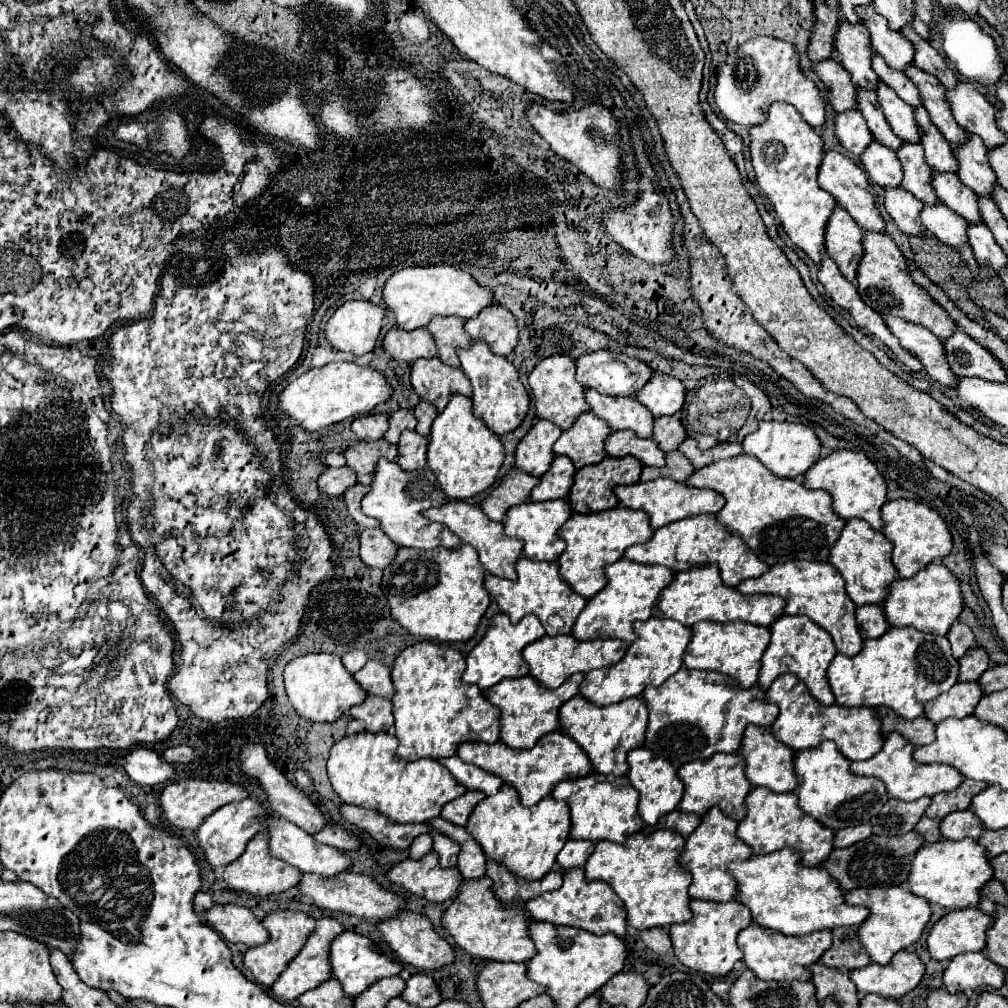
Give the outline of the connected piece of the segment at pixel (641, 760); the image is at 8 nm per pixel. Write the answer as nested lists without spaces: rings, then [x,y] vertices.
[[[634,748],[628,752],[628,758],[626,758],[630,770],[628,770],[628,780],[630,784],[638,790],[640,794],[640,802],[638,802],[638,814],[642,816],[642,820],[650,826],[654,826],[664,814],[672,812],[680,798],[682,798],[682,782],[680,778],[676,776],[676,768],[662,756],[654,756],[650,750],[646,748]]]

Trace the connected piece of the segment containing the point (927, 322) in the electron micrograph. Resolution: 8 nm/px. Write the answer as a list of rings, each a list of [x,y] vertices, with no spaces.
[[[864,232],[862,234],[862,248],[864,248],[864,254],[858,264],[856,282],[858,282],[860,298],[870,308],[874,308],[880,314],[892,314],[892,316],[904,318],[912,324],[924,326],[930,332],[934,332],[940,340],[946,340],[956,330],[956,324],[950,320],[946,310],[940,304],[936,304],[928,296],[926,290],[922,290],[920,286],[916,286],[912,282],[908,268],[906,268],[906,260],[904,260],[900,248],[896,246],[896,242],[888,234]]]

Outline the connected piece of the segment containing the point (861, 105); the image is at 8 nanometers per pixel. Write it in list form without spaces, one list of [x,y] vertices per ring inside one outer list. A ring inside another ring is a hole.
[[[856,88],[856,108],[862,112],[864,120],[868,122],[868,128],[870,132],[874,134],[874,138],[882,144],[886,144],[888,148],[896,150],[902,140],[890,130],[888,122],[884,120],[884,114],[878,106],[878,100],[876,100],[876,94],[874,90],[866,90],[866,88]]]

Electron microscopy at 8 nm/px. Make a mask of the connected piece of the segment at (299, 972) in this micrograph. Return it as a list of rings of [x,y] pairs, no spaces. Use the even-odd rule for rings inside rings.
[[[318,918],[316,922],[316,932],[312,932],[312,936],[308,936],[304,948],[298,952],[296,960],[292,960],[292,964],[288,964],[288,968],[278,976],[276,984],[272,984],[272,994],[282,1000],[282,1002],[292,1002],[296,1000],[300,994],[304,994],[308,988],[316,988],[318,984],[322,984],[324,980],[330,978],[330,962],[328,962],[328,944],[334,936],[338,936],[340,932],[344,932],[346,928],[334,920],[334,918]]]

